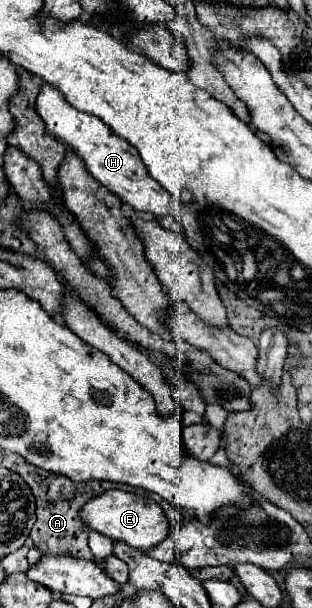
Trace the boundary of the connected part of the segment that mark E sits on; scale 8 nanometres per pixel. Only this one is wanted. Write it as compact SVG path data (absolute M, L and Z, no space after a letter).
M109 490L89 500L81 510L81 518L85 518L85 524L91 530L97 530L111 540L123 540L131 548L137 548L143 552L155 548L169 534L169 520L157 502L151 504L145 496L123 492L123 490Z

